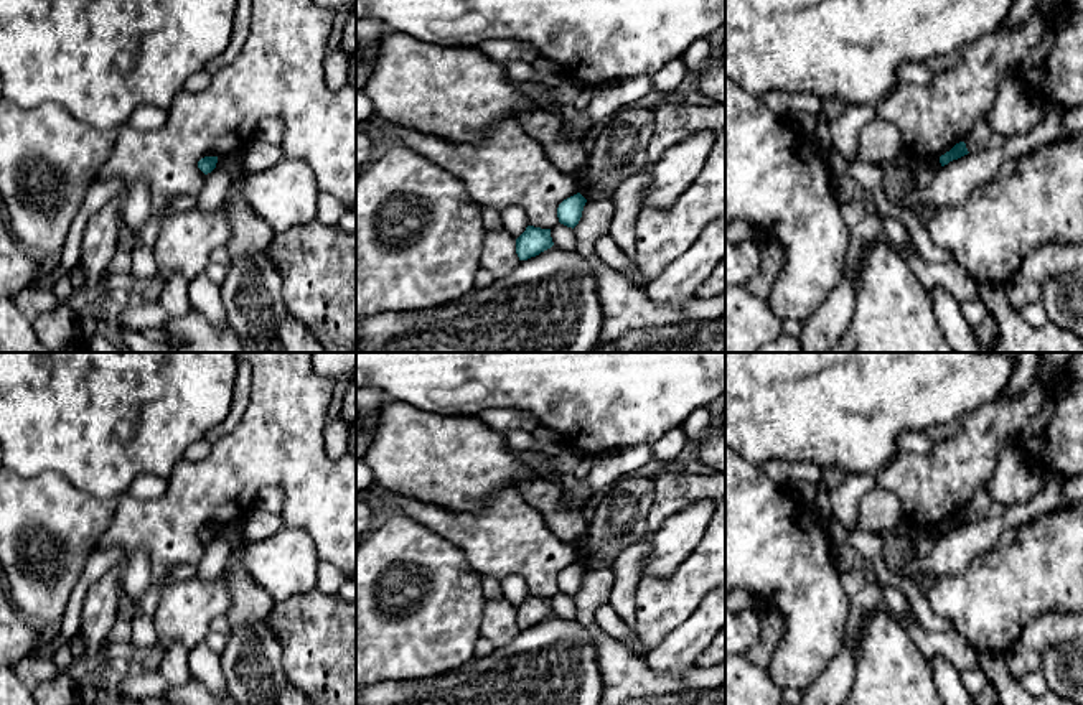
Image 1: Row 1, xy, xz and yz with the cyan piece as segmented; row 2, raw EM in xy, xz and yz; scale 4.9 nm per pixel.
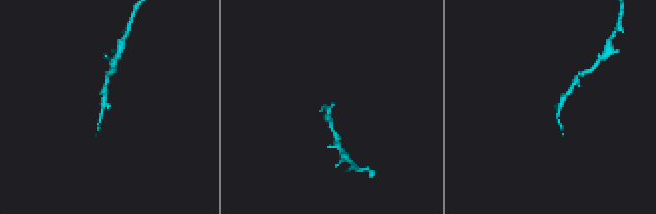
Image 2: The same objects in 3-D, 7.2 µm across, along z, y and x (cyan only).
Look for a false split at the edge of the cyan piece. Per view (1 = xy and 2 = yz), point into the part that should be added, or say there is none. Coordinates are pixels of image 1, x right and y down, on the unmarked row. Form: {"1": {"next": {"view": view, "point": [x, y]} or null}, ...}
{"1": {"next": null}, "2": {"next": null}}

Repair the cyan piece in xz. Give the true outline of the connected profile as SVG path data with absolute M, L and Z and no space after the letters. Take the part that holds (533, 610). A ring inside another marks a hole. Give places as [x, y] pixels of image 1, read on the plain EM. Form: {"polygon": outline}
{"polygon": "M527 595L526 600L516 608L516 623L519 629L527 629L552 614L551 598Z"}

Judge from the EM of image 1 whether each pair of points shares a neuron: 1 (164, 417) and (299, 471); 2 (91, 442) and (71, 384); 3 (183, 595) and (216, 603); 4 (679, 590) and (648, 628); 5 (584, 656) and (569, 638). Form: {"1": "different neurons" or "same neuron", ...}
{"1": "different neurons", "2": "same neuron", "3": "same neuron", "4": "same neuron", "5": "same neuron"}

